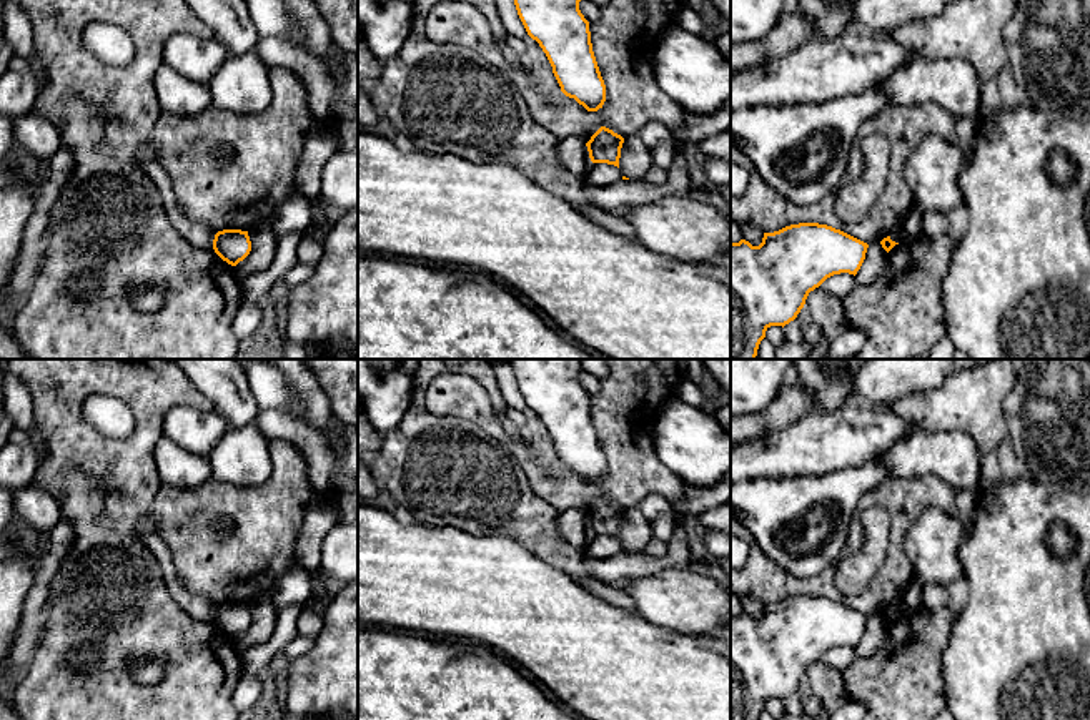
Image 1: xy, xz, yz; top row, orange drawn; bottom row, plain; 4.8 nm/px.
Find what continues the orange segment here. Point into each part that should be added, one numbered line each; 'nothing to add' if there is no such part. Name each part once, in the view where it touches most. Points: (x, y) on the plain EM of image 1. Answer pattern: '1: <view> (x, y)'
nothing to add

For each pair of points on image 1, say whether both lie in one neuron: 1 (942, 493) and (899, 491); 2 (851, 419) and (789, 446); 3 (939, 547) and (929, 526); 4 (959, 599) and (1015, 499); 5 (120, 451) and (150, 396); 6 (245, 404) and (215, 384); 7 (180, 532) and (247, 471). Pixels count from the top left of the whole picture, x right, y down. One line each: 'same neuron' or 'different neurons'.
1: same neuron
2: same neuron
3: same neuron
4: different neurons
5: same neuron
6: same neuron
7: different neurons

